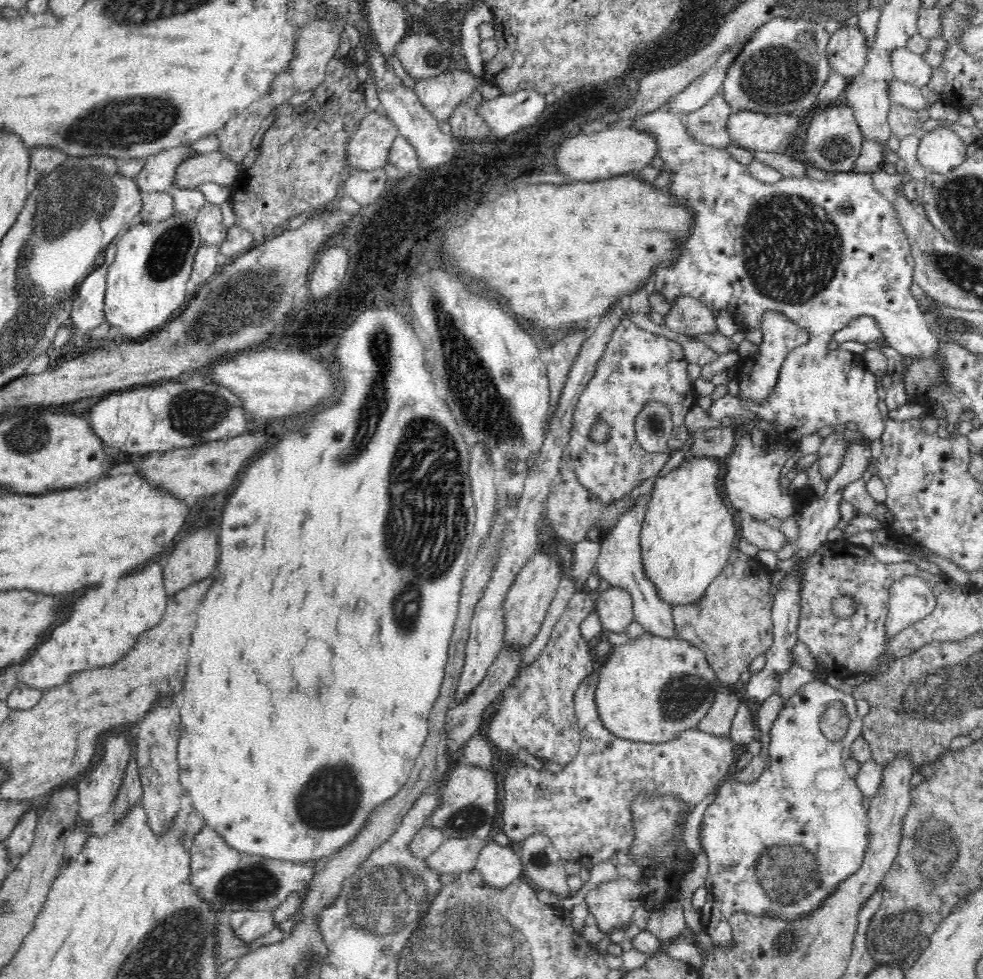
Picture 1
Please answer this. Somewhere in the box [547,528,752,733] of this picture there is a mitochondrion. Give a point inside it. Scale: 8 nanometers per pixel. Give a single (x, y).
(680, 699)

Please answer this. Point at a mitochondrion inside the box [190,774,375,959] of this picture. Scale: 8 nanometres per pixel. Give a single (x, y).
(250, 882)

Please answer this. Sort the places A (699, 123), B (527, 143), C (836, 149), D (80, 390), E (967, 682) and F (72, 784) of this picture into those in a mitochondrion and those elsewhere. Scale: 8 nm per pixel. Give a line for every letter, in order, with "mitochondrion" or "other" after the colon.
A: mitochondrion
B: other
C: mitochondrion
D: other
E: mitochondrion
F: other

